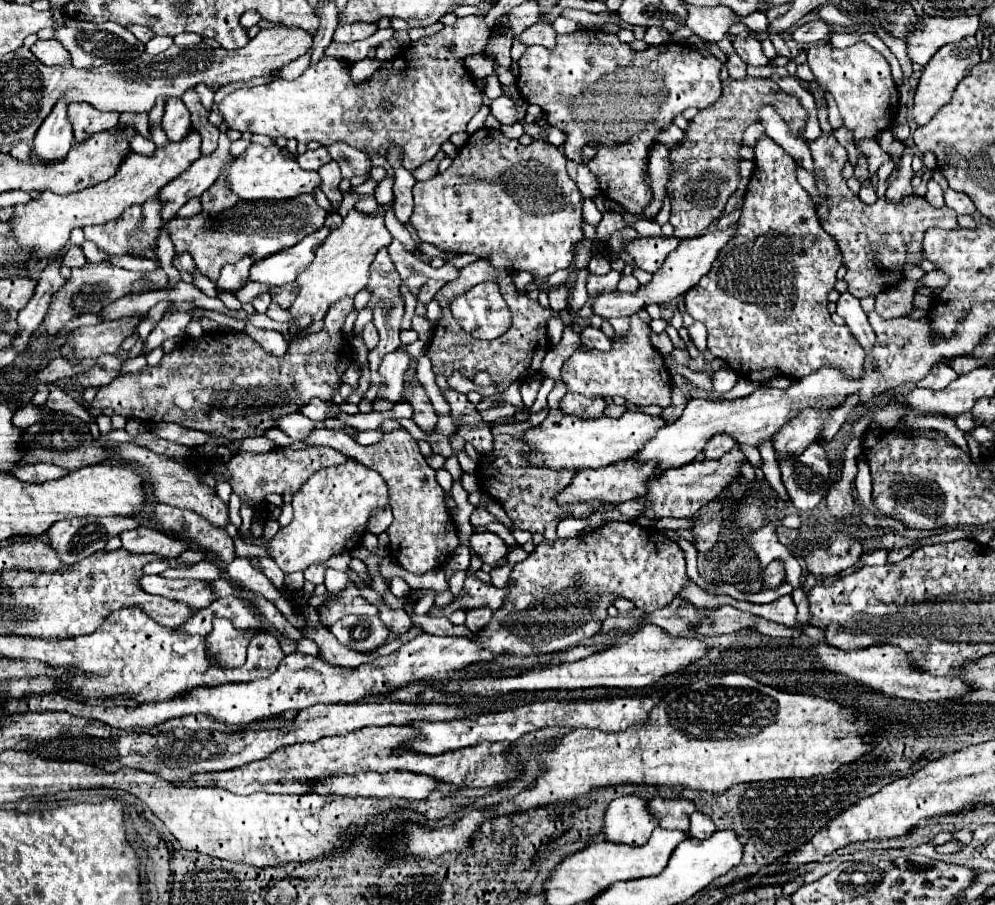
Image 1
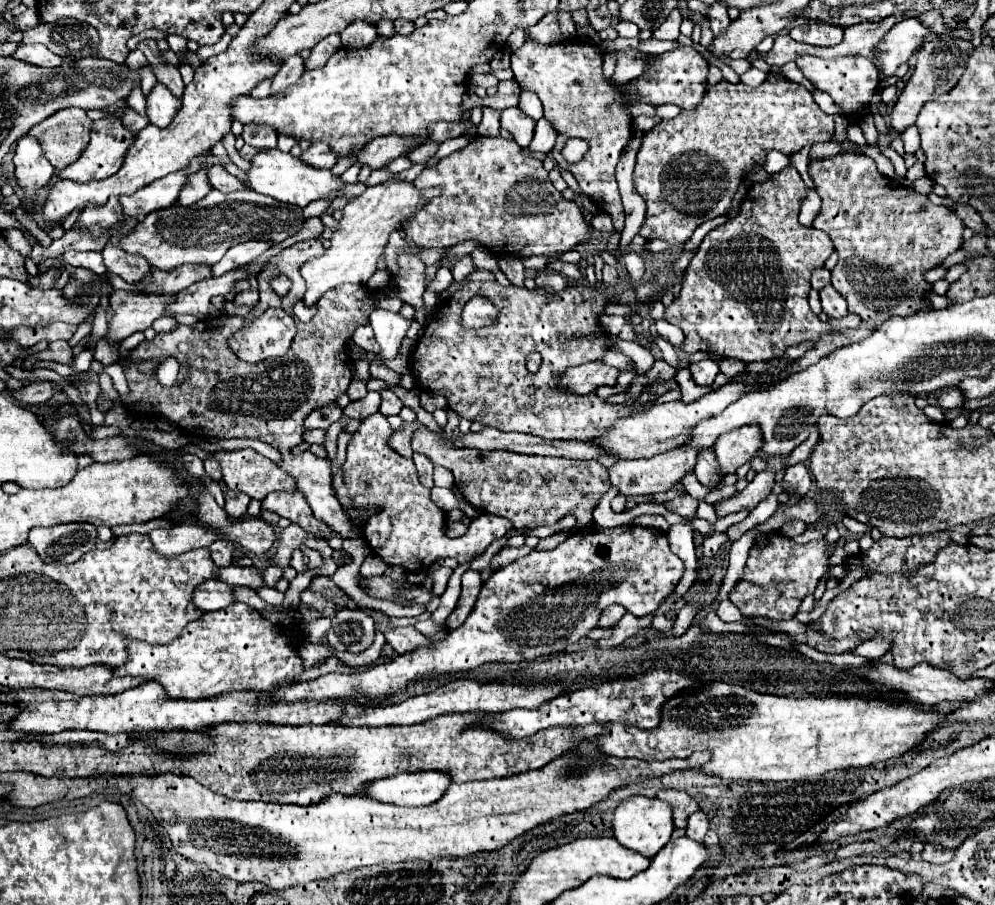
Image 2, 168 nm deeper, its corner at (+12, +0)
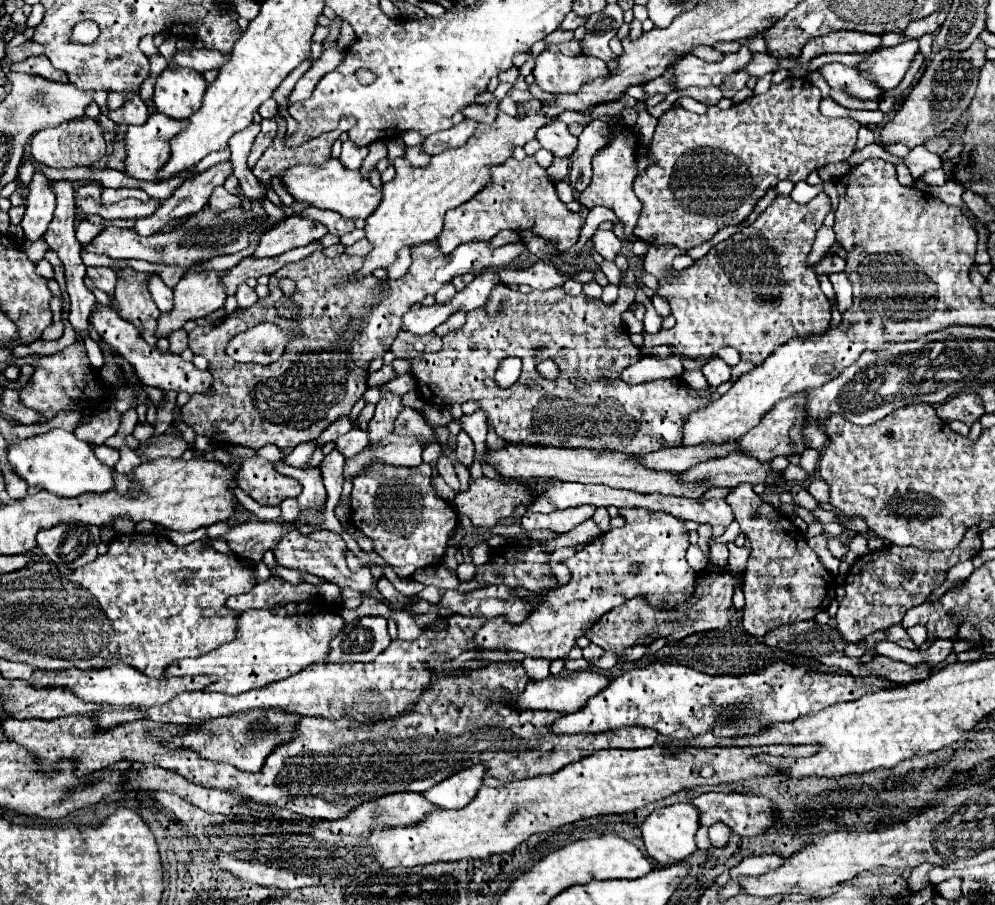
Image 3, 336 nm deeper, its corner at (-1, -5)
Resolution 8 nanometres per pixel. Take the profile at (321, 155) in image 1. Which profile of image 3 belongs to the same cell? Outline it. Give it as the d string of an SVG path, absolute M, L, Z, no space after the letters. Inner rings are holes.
M347 140L347 142L343 142L343 150L341 150L339 160L341 160L341 164L343 164L345 168L349 168L349 170L359 170L359 166L361 166L361 162L365 160L367 152L369 152L369 150L367 150L365 146L359 148L359 146L355 146L351 140Z

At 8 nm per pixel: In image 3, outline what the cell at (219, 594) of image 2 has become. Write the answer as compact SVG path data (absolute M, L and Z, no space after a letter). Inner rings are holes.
M269 578L267 582L255 584L247 594L227 598L225 606L235 612L245 612L251 608L279 608L287 602L305 602L309 598L315 598L317 594L317 586L313 584L303 582L299 586L289 586L287 582L283 584L283 580Z

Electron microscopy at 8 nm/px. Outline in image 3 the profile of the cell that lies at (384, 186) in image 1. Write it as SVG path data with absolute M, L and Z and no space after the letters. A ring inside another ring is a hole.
M333 158L319 166L299 164L287 168L281 180L295 202L305 202L321 210L333 210L345 218L367 218L379 206L381 200L381 190L373 188L369 180L363 180L359 170L347 170L343 168L343 164L339 164L339 160Z

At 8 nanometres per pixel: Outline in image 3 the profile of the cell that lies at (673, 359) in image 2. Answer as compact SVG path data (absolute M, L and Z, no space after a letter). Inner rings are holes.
M715 356L715 358L711 358L711 360L703 366L703 374L705 374L709 386L717 388L719 384L729 382L729 378L731 378L731 368L729 368L721 358Z

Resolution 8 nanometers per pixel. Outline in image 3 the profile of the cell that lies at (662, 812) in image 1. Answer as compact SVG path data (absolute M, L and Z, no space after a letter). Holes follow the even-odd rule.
M699 794L691 800L699 810L699 824L727 824L739 836L757 836L765 832L773 818L773 804L761 796L747 794Z

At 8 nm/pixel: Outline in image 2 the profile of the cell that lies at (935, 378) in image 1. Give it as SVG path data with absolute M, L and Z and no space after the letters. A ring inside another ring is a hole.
M952 387L952 389L946 389L946 391L940 391L936 395L936 401L942 409L960 409L964 405L964 399L962 399L962 391L958 391L958 387Z

